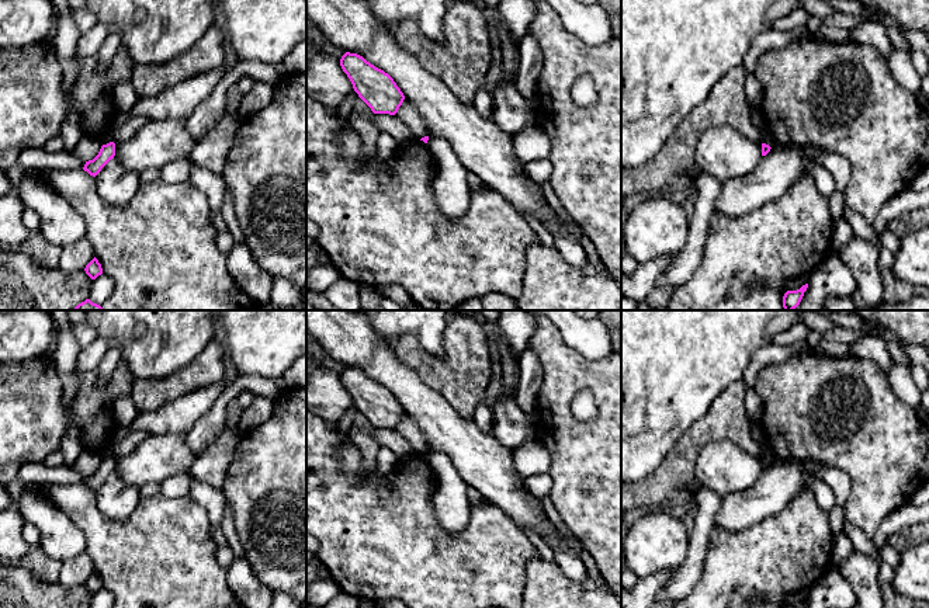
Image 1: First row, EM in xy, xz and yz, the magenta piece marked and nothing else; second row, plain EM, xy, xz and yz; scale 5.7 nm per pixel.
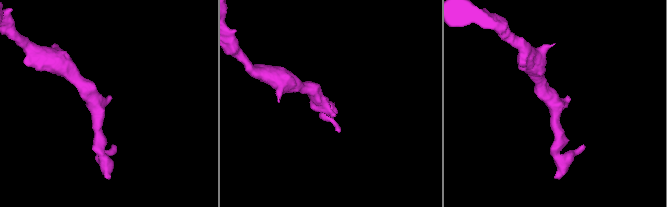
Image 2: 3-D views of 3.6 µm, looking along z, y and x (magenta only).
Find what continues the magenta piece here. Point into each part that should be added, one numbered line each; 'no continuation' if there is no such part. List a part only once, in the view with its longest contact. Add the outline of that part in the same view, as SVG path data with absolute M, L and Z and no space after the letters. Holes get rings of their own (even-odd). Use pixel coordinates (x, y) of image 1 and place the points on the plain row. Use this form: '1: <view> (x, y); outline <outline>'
no continuation

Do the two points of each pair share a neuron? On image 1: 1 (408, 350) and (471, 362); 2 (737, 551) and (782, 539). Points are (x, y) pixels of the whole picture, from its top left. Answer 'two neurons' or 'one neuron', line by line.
1: one neuron
2: one neuron

